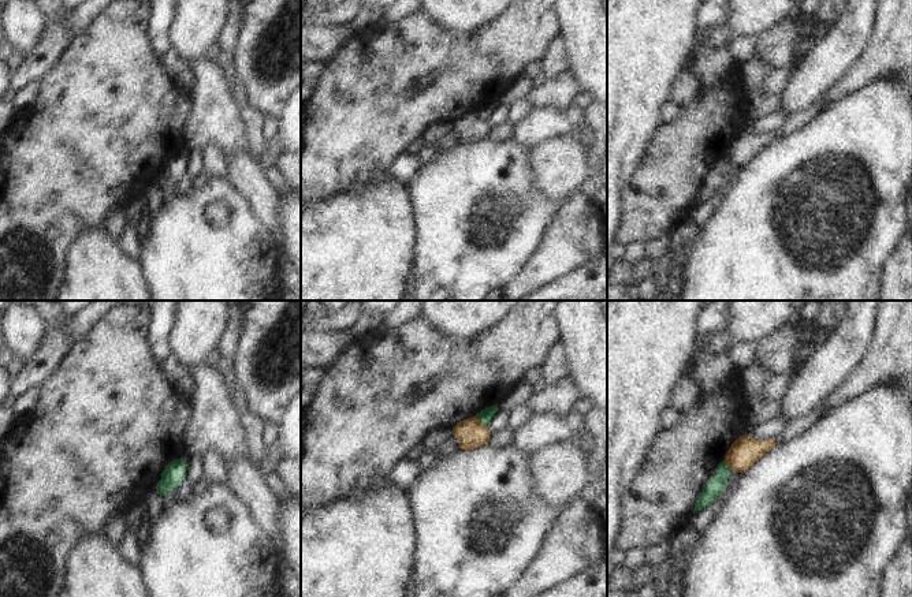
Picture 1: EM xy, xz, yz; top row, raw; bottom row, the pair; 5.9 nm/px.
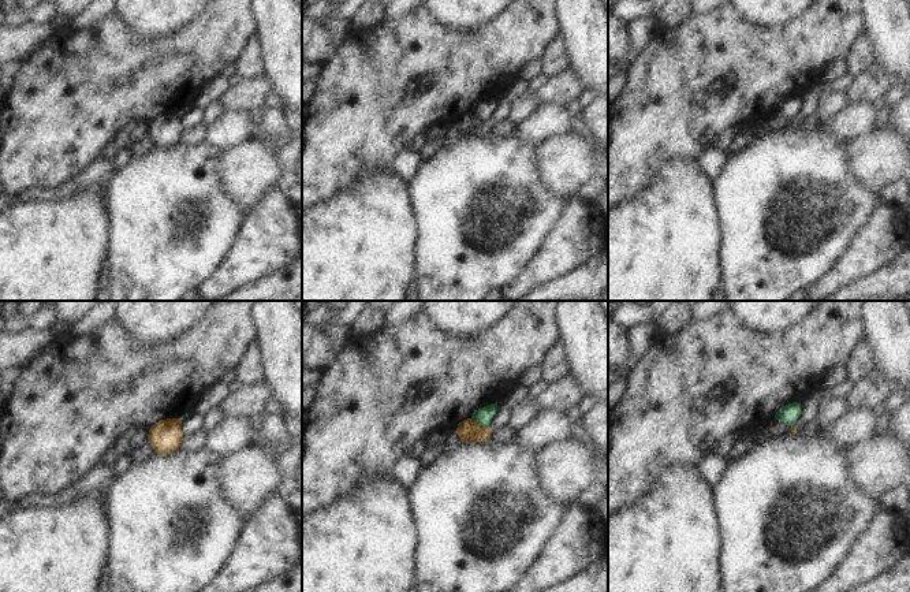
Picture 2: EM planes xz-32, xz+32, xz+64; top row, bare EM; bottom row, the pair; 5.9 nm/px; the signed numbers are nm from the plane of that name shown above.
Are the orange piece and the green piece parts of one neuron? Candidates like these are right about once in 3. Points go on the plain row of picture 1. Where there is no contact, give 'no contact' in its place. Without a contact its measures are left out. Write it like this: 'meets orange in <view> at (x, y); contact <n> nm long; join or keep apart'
meets orange in xz at (479, 115); contact 90 nm long; keep apart

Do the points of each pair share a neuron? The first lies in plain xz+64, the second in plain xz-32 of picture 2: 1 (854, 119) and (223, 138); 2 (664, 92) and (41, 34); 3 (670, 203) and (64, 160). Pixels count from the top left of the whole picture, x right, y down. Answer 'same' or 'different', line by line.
1: same
2: different
3: different

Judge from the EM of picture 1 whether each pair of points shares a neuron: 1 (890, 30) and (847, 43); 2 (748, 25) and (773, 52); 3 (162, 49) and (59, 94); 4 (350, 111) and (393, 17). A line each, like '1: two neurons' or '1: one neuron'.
1: two neurons
2: two neurons
3: two neurons
4: two neurons

